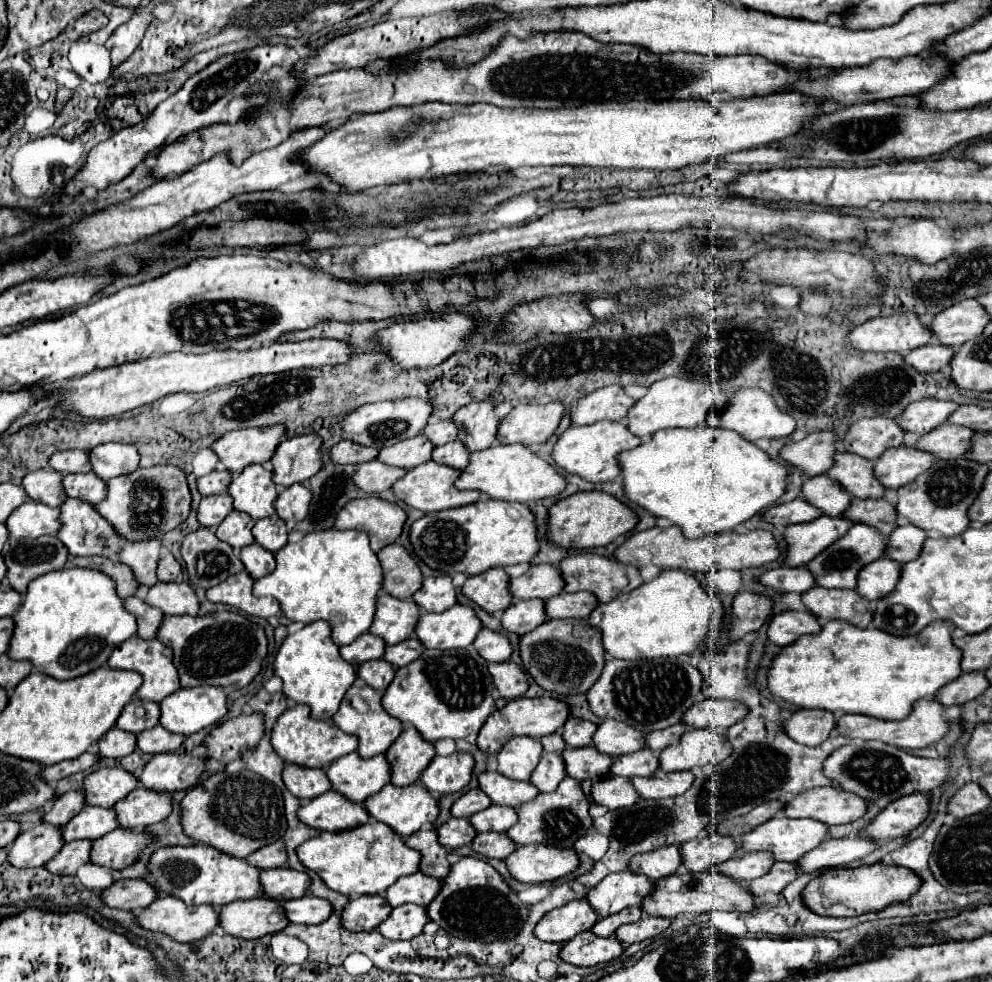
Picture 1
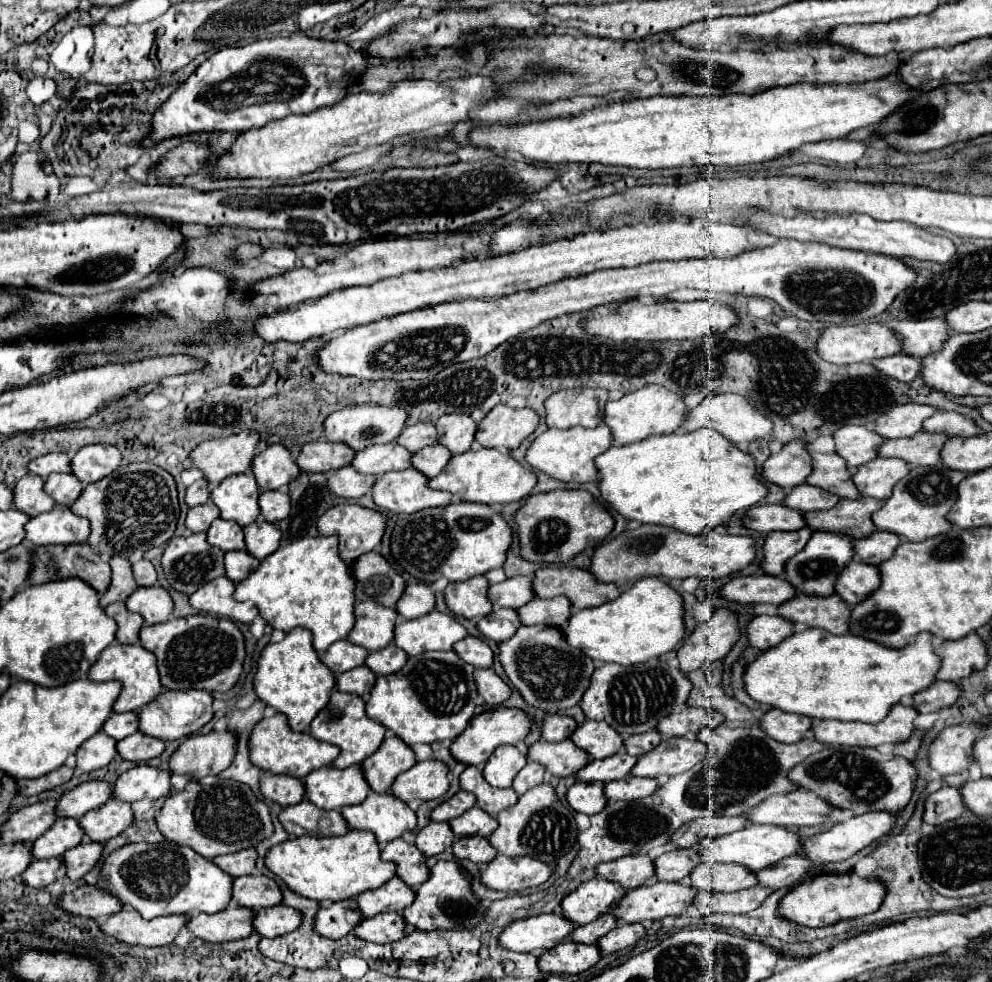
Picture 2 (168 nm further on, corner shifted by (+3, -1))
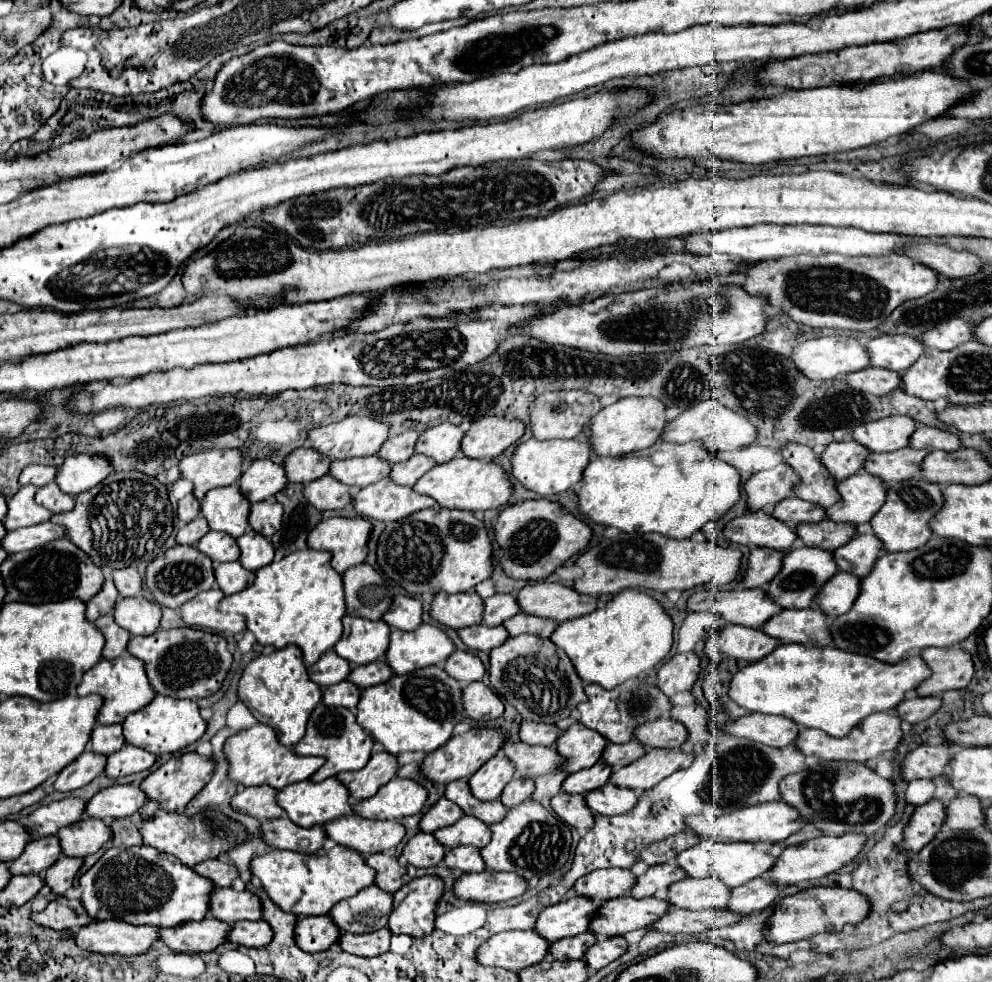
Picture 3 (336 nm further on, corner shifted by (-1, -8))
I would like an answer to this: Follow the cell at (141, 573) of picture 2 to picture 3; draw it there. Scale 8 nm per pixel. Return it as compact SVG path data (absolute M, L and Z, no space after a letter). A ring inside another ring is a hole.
M136 568L114 570L112 580L114 580L120 596L140 596L140 592L142 592L142 578Z

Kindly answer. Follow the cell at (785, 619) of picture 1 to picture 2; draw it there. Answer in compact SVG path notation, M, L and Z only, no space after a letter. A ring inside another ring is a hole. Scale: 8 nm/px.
M756 615L748 625L748 641L752 647L762 651L776 647L780 641L788 639L796 631L792 621L786 621L780 615Z

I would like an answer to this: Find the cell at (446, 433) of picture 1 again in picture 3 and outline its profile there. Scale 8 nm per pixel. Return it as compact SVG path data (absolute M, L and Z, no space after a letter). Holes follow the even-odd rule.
M404 432L404 434L398 434L394 438L388 438L380 450L376 452L378 458L394 464L394 462L404 462L408 460L414 452L412 452L412 446L416 444L418 440L418 434L416 432Z

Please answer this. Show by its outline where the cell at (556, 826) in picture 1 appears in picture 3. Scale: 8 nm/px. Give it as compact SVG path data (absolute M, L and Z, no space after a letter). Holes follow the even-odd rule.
M532 798L508 810L506 818L492 824L490 830L492 840L480 850L480 856L484 858L486 868L492 872L514 872L526 880L532 880L560 870L570 856L572 836L568 824L564 824L554 812L546 810Z

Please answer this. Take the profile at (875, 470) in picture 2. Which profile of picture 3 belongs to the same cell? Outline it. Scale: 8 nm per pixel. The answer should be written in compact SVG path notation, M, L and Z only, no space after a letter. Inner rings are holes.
M858 472L836 484L840 500L826 508L826 518L834 522L850 522L854 526L870 522L884 504L886 488L872 480L866 472Z

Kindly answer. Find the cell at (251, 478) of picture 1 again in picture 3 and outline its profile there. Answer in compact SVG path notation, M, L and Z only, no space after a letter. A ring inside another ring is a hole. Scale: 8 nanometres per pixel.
M224 486L210 490L200 502L200 516L206 518L210 530L228 532L238 538L246 534L250 504L240 496L240 488Z

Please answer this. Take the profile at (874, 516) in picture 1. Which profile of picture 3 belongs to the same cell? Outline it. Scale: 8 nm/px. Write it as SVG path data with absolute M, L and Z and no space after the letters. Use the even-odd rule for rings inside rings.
M824 518L818 524L798 524L796 534L804 546L824 548L832 552L838 546L844 546L850 536L856 534L856 528L852 528L852 524L832 524L832 520Z

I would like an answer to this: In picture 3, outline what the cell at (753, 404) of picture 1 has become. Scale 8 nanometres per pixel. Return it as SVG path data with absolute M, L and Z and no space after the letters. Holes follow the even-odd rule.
M706 400L706 402L700 402L696 406L686 408L678 418L668 420L662 434L660 434L660 440L674 442L674 444L686 444L686 442L698 440L710 452L750 446L754 442L754 438L756 438L756 428L752 424L748 424L748 420L744 420L744 416L736 416L736 412L724 408L716 400ZM738 442L746 442L746 444L738 444Z

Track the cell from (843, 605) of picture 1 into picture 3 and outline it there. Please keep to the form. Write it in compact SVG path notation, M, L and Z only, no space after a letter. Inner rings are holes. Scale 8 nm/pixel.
M818 608L782 610L780 614L772 616L768 624L762 626L762 630L784 644L798 642L818 648L832 644L832 638L828 636L826 616Z

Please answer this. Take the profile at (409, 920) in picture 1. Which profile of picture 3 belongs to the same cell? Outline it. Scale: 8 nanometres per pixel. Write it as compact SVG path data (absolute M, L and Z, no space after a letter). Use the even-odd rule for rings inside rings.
M380 928L376 932L366 932L364 936L352 936L352 934L340 934L338 938L338 946L354 956L378 956L388 952L390 948L390 936L388 928Z

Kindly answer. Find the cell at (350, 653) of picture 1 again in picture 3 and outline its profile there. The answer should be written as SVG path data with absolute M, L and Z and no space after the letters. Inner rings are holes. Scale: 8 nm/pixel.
M328 650L320 656L316 664L308 668L308 676L312 682L316 682L320 688L326 688L328 684L342 682L350 672L350 664L344 658L338 658L336 652Z

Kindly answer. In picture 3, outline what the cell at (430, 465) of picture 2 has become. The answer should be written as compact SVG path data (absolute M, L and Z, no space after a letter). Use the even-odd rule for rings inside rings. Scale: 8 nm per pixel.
M412 456L406 462L392 464L388 478L400 486L412 486L424 472L434 468L436 462L428 460L428 456Z

